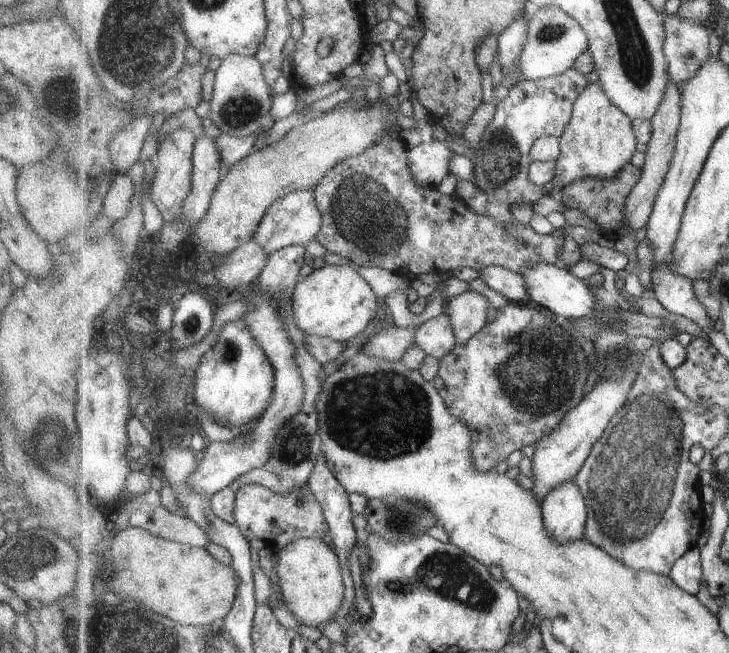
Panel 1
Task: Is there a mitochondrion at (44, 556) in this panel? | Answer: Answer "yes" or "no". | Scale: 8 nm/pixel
yes

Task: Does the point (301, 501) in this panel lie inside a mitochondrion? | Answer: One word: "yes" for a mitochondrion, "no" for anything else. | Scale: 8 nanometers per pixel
yes

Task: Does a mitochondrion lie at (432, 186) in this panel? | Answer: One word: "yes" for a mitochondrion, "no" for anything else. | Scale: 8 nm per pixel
no

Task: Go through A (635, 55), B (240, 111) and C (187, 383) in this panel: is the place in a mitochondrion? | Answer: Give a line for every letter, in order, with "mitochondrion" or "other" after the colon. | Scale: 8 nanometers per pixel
A: mitochondrion
B: mitochondrion
C: other

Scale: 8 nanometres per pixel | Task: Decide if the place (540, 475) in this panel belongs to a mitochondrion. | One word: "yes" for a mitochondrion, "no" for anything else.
no

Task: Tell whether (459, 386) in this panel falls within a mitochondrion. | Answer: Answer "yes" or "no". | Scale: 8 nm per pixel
no

